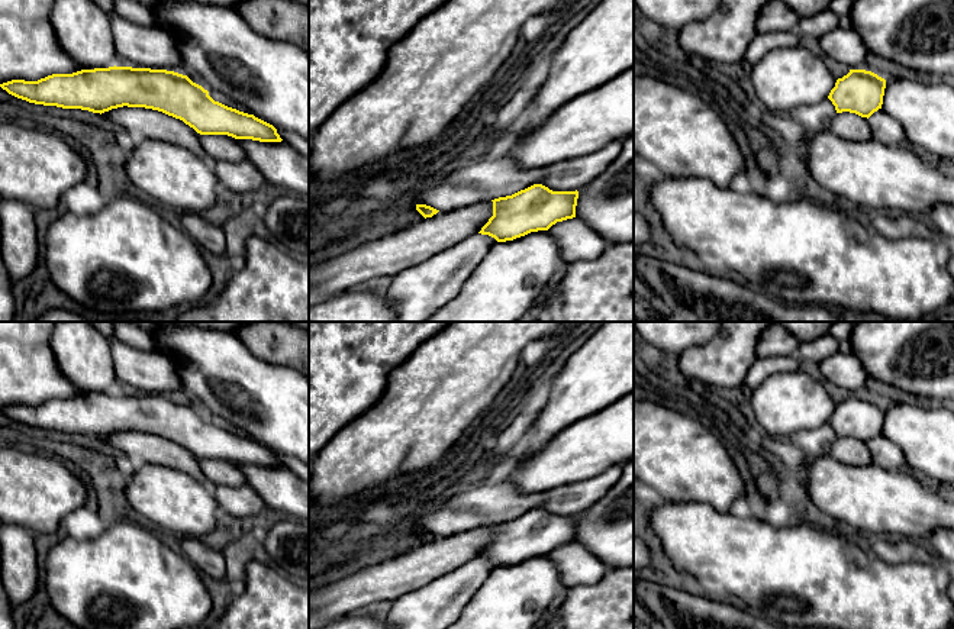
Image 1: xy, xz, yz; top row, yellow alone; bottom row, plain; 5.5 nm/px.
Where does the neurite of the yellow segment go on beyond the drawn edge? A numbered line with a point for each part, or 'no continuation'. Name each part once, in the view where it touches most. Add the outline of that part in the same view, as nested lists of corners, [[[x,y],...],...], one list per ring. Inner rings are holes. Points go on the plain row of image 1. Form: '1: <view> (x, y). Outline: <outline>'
1: xz (518, 596). Outline: [[[547,555],[497,567],[447,629],[535,629],[548,617],[549,603],[564,590],[558,567]]]

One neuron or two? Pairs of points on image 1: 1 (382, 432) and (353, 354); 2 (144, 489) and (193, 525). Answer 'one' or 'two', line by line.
1: two
2: one

